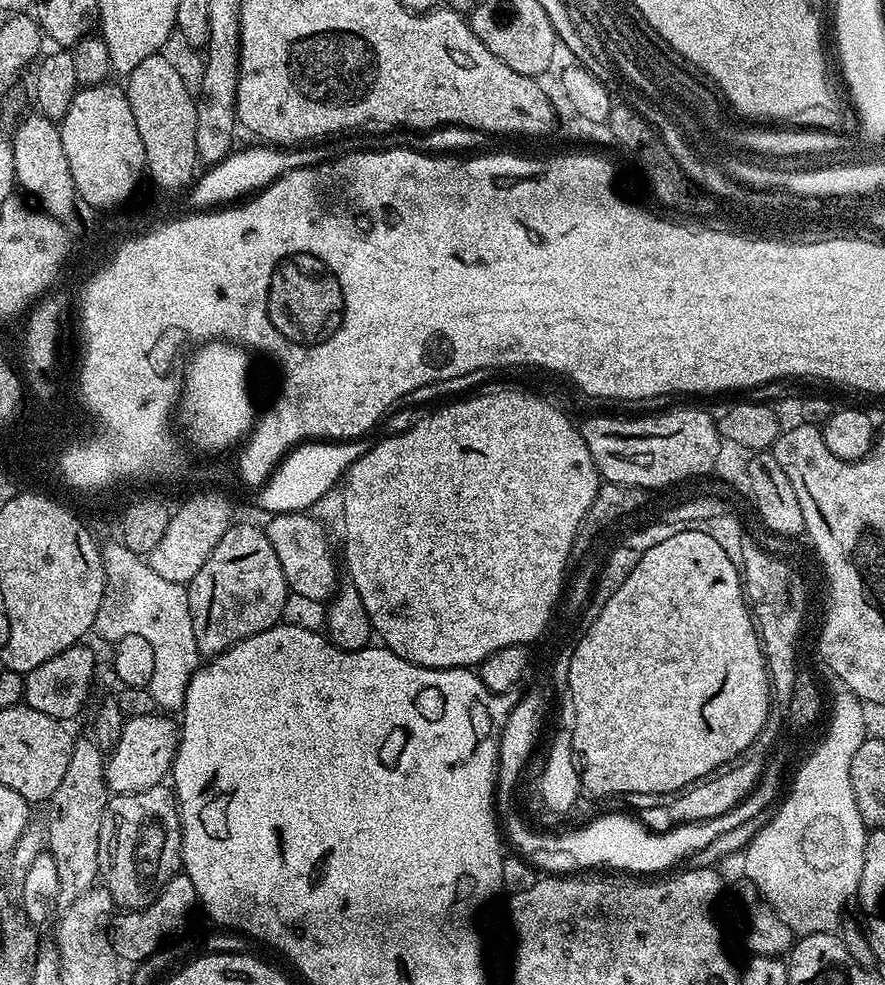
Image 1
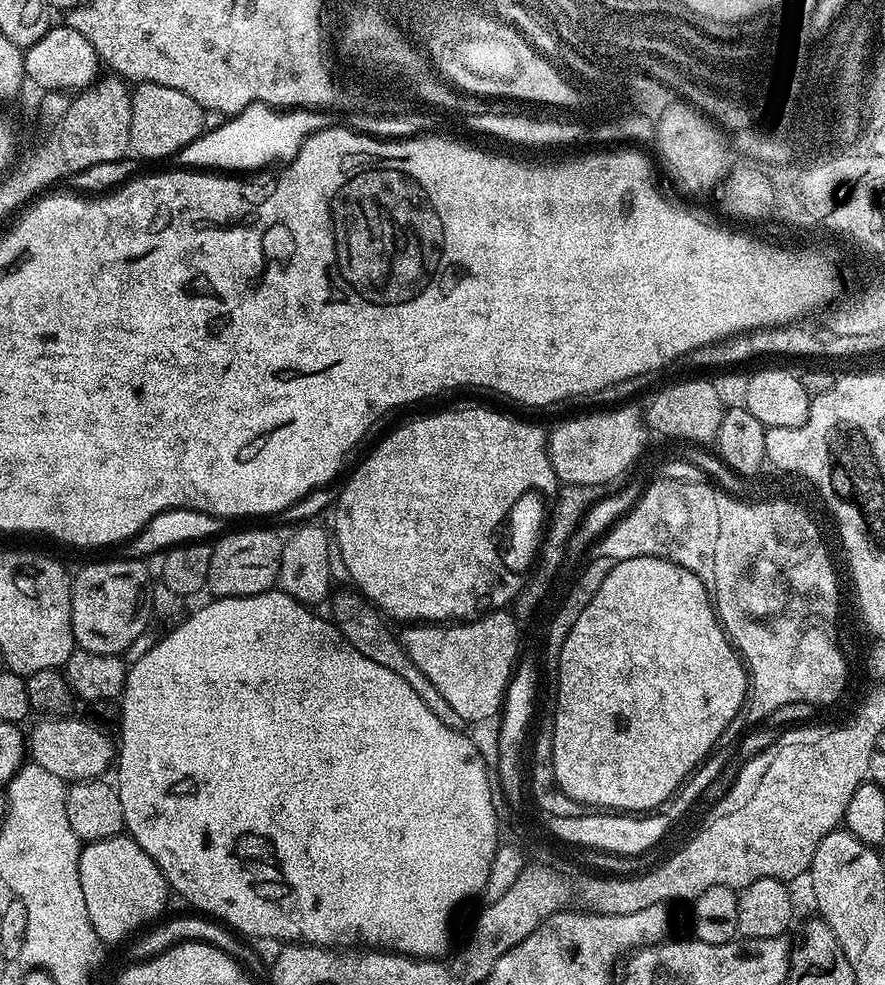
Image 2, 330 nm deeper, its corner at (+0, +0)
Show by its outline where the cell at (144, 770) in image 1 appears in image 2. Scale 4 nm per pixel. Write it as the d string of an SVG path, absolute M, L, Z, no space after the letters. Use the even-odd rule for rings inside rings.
M68 714L55 718L40 718L26 736L26 748L30 753L31 763L50 770L65 782L94 780L105 775L104 771L114 764L114 740L100 728L87 724L84 720L71 720Z

